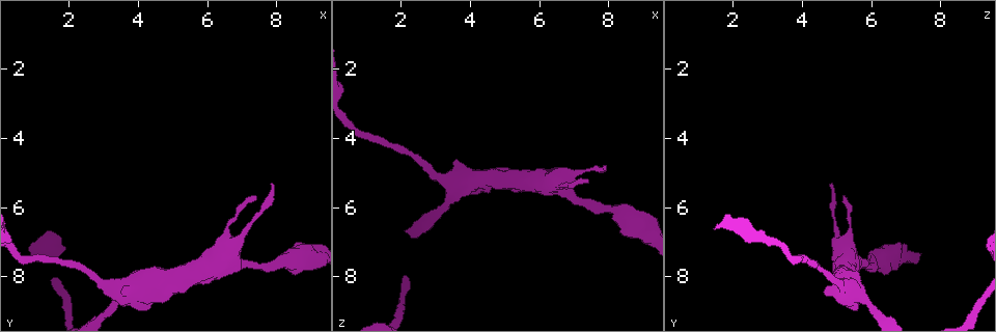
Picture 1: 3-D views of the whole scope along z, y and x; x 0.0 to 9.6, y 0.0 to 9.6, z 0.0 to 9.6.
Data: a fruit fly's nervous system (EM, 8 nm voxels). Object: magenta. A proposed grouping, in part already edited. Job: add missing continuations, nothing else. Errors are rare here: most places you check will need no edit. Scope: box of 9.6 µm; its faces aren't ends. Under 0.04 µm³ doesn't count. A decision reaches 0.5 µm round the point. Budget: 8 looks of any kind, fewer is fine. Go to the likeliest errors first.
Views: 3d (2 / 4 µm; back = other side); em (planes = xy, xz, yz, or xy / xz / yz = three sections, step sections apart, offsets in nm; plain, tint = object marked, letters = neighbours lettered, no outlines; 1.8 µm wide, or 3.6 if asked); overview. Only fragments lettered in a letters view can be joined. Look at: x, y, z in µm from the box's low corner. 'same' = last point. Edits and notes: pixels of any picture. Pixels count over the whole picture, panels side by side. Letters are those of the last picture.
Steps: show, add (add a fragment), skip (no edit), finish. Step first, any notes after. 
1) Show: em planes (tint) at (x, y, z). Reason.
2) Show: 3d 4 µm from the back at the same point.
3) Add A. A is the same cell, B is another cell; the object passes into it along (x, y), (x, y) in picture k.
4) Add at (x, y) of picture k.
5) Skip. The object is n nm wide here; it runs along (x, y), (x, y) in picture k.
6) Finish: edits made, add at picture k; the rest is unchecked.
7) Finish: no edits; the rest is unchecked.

Show: em 3.6 µm planes (letters) at (8.40, 7.60, 6.15). Sudden change in width.

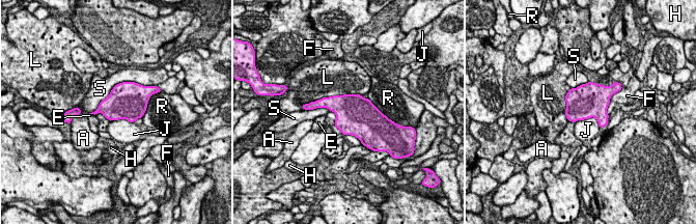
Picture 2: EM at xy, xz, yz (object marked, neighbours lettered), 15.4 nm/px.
Skip. A, E, F, H, J, L, R and S are other cells; a border runs along (575, 122), (593, 117), (600, 128) in picture 2; none of them fits.

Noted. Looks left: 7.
Show: em planes (tint) at (7.40, 5.65, 5.25). Thin end.

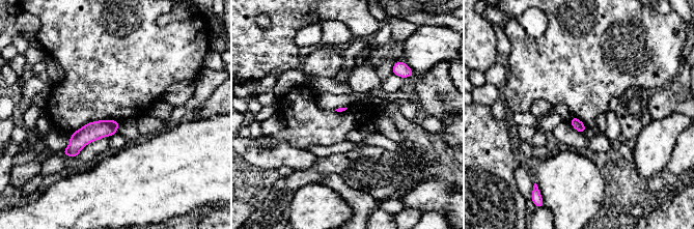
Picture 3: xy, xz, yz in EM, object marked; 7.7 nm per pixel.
Show: em planes (letters) at the same point.

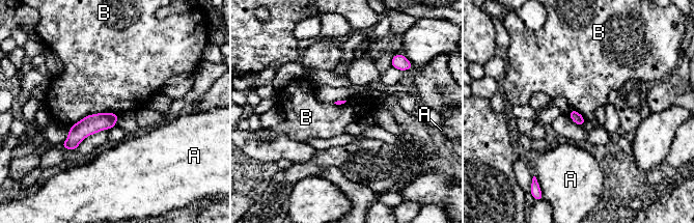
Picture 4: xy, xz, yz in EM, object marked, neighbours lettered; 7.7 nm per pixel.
Skip. A and B are other cells; a border runs along (117, 113), (90, 113), (72, 126) in picture 4; no lettered fragment goes on from it.

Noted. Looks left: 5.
Show: 3d 4 µm at (6.70, 7.55, 5.50). Thick turns thin.

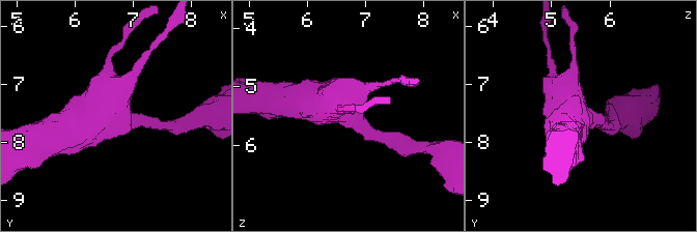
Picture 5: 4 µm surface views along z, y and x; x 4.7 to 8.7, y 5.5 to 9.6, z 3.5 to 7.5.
Show: em yz step 4 (tint) at (6.75, 7.55, 5.50).

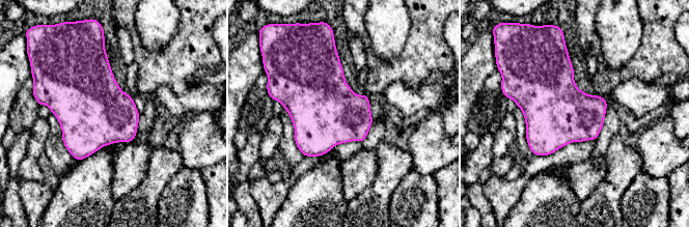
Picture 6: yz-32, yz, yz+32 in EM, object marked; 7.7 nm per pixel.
Show: em yz step 4 (letters) at the same point.

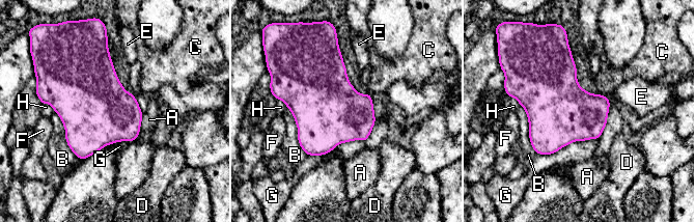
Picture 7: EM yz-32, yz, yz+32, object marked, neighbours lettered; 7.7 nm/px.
Skip. The object is 500 nm wide here; A, B, C, D, E, F, G and H are other cells; a border runs along (598, 92), (606, 96) in picture 7; no lettered fragment goes on from it.

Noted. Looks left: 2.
Show: em 3.6 µm xy step 8 (tint) at (3.30, 8.25, 5.25). Sudden change in width.

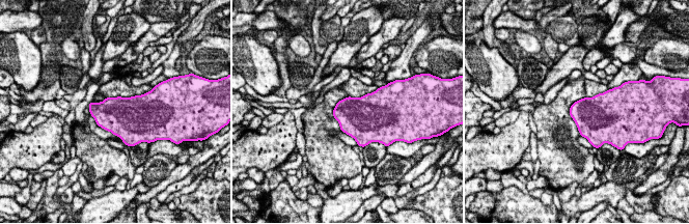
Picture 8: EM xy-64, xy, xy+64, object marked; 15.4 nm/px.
Show: em 3.6 µm planes (letters) at the same point. Cut it another way.

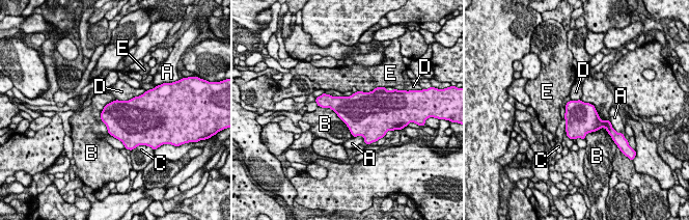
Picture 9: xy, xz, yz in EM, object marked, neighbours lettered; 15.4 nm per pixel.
Skip. A, B, C, D and E are other cells; a border runs along (319, 106), (330, 108), (353, 136) in picture 9; no lettered fragment goes on from it.

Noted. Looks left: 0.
Finish: no edits; the rest is unchecked.

